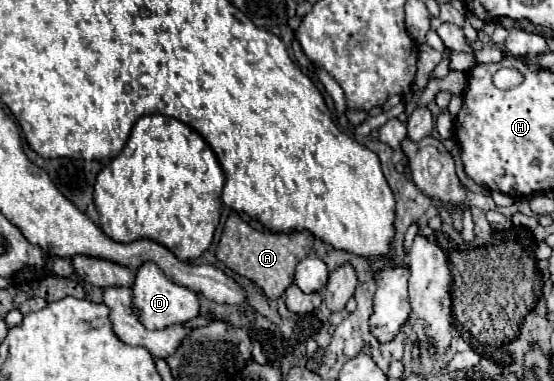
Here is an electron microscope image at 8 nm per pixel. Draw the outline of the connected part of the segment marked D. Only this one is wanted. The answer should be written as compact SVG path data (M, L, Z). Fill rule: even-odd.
M148 261L144 263L138 273L136 273L136 281L134 281L134 309L138 311L140 321L148 327L148 329L166 329L170 325L176 323L188 323L190 319L194 319L200 313L200 301L198 295L186 287L180 287L176 283L172 283L162 269Z

